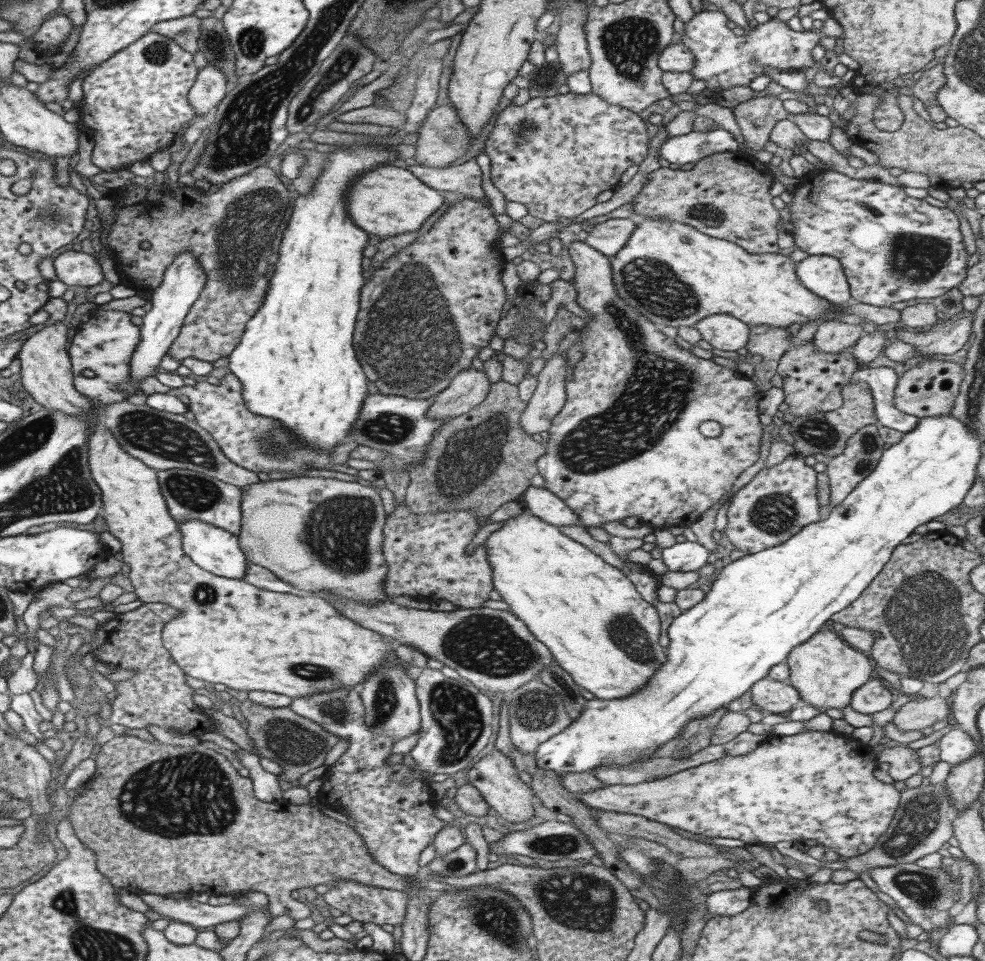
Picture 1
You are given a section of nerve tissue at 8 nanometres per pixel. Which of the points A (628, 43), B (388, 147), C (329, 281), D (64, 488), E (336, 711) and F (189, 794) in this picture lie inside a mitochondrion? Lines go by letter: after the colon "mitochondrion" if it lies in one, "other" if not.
A: mitochondrion
B: other
C: other
D: mitochondrion
E: mitochondrion
F: mitochondrion

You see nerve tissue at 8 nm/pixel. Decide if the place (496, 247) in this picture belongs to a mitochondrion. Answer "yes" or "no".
no

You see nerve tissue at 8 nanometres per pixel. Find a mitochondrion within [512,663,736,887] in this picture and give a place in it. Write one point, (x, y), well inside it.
(562, 844)

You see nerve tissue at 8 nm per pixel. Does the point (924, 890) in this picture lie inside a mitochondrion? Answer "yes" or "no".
yes

